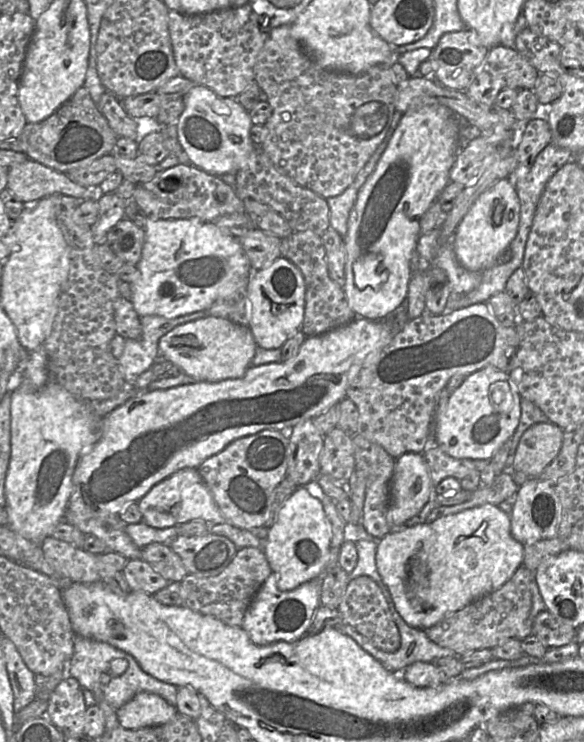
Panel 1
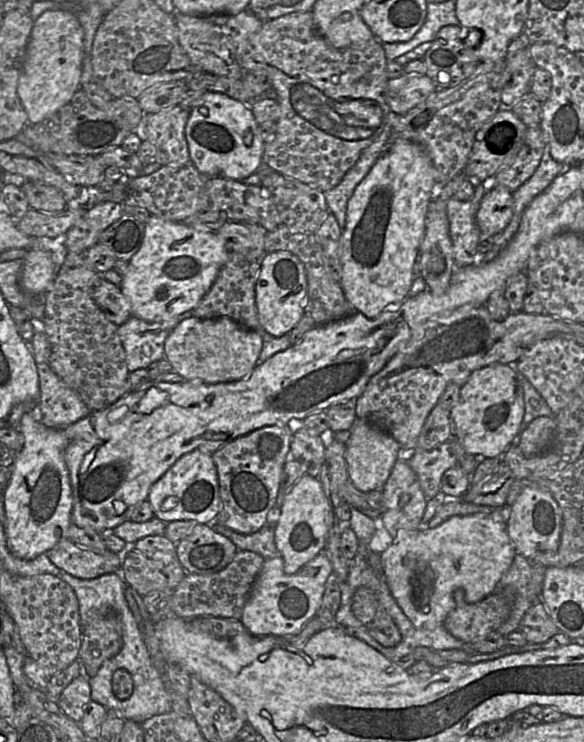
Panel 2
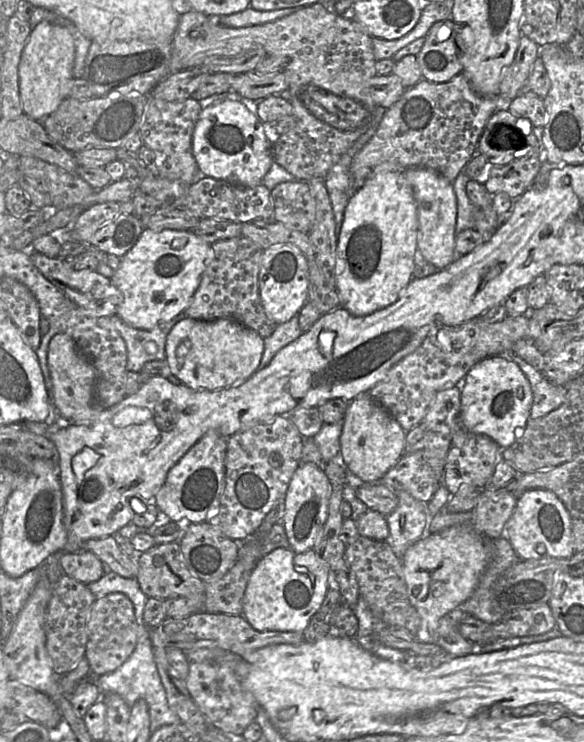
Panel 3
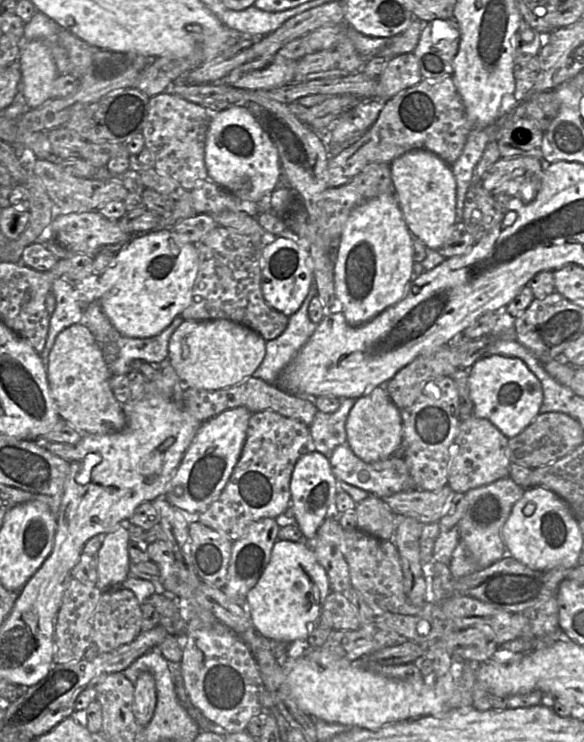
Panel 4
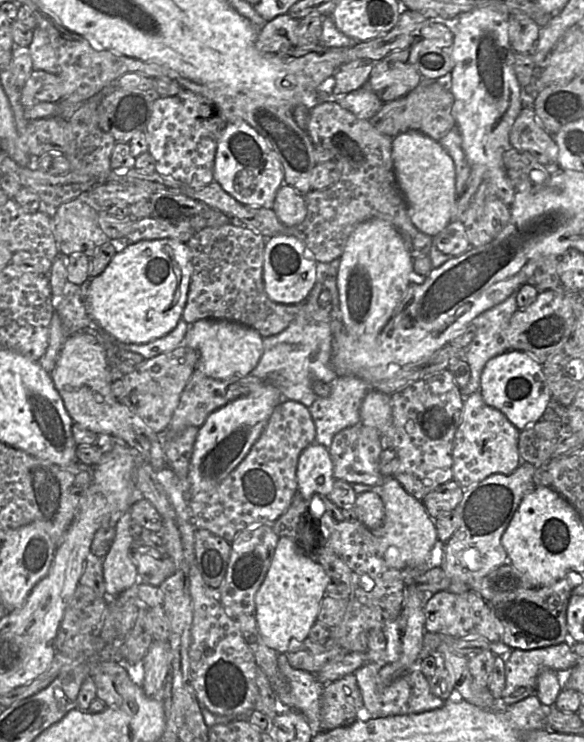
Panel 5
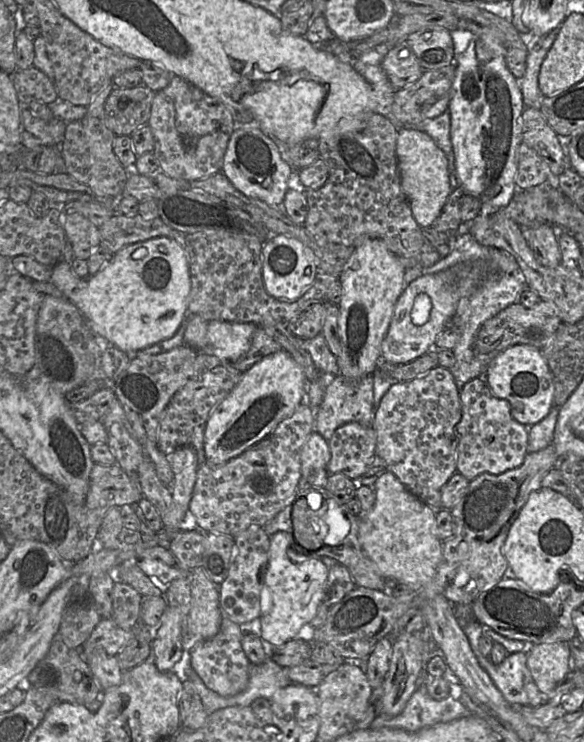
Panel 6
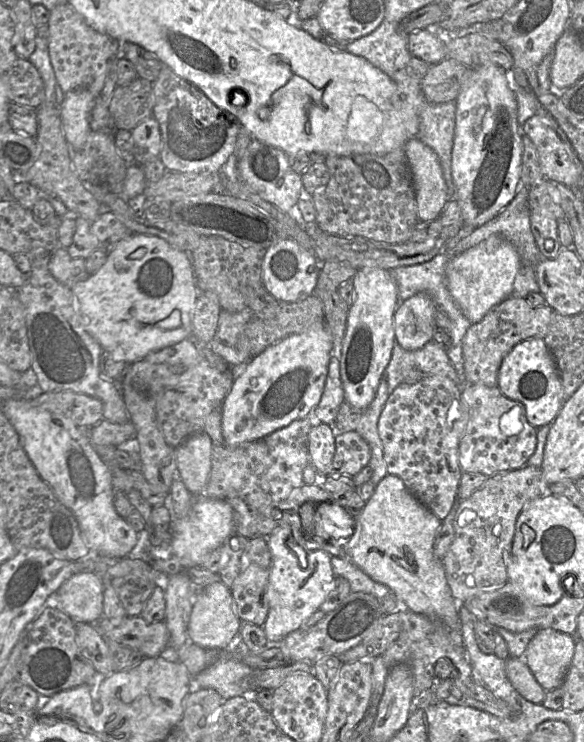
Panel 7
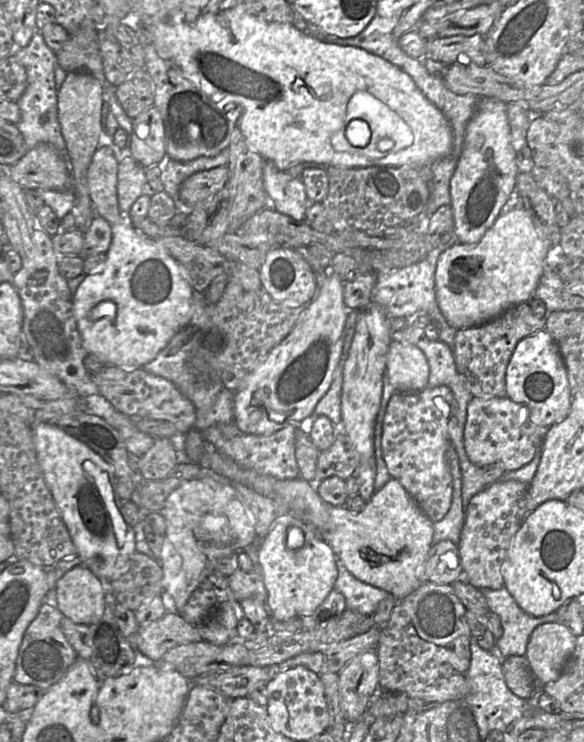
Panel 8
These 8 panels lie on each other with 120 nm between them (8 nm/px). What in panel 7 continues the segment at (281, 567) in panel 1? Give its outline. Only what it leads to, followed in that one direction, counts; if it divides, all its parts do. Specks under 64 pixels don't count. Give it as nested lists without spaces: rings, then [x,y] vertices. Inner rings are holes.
[[[309,418],[311,429],[308,435],[308,455],[310,464],[314,466],[320,477],[328,473],[335,454],[336,432],[332,426]]]

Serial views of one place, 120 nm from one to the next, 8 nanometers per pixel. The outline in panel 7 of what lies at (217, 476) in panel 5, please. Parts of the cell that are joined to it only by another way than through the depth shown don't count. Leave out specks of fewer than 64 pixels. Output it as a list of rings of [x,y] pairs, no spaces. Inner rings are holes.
[[[324,321],[301,333],[269,345],[242,368],[232,368],[234,380],[221,405],[224,444],[235,446],[263,438],[291,422],[310,418],[318,404],[333,352],[333,340]]]

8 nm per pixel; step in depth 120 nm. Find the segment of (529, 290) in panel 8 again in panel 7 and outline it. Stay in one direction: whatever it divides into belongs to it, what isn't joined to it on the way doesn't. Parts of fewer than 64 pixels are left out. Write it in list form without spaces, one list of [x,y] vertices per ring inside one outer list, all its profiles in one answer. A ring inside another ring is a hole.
[[[493,235],[451,258],[446,268],[446,285],[463,314],[475,324],[511,296],[520,267],[521,257],[517,249],[503,237]]]

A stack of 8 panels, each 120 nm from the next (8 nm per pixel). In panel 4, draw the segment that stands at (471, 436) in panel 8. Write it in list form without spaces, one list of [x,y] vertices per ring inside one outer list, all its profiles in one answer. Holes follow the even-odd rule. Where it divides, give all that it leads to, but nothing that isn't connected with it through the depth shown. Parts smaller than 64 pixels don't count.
[[[473,414],[460,422],[458,434],[451,446],[451,463],[448,486],[455,493],[466,494],[469,490],[490,484],[509,476],[511,464],[507,438],[488,419]]]

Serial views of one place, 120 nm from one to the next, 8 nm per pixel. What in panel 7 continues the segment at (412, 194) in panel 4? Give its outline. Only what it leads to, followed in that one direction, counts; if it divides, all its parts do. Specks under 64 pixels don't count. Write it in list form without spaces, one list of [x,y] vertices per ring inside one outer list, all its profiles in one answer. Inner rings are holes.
[[[418,137],[407,140],[405,153],[416,194],[418,218],[424,222],[436,220],[450,199],[438,156]]]

